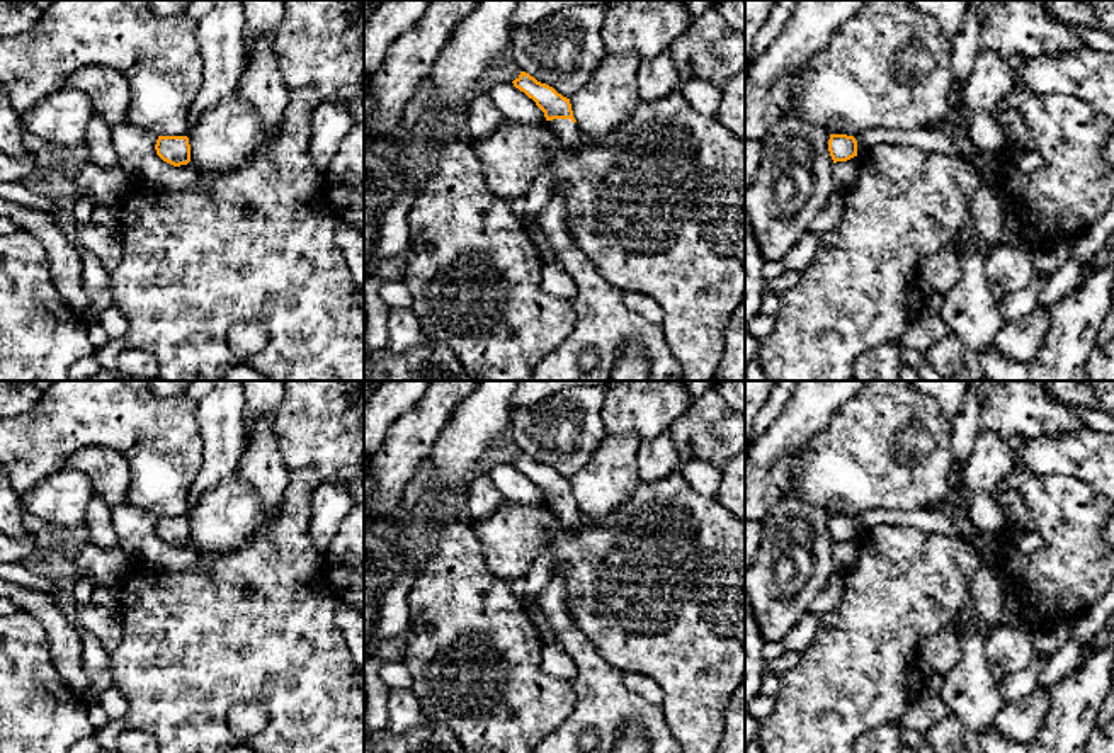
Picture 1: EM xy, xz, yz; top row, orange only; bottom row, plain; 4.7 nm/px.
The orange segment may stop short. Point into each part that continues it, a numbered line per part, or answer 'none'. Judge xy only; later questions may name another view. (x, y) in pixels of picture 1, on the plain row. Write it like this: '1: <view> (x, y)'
none

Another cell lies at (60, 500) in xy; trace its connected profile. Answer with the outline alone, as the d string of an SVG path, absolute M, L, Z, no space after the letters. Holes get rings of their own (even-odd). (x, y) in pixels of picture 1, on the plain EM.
M61 467L20 496L22 510L43 518L54 532L83 532L92 484L77 469Z

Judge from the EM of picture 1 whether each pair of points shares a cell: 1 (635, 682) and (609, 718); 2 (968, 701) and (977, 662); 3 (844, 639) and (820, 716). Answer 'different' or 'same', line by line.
1: different
2: same
3: same

